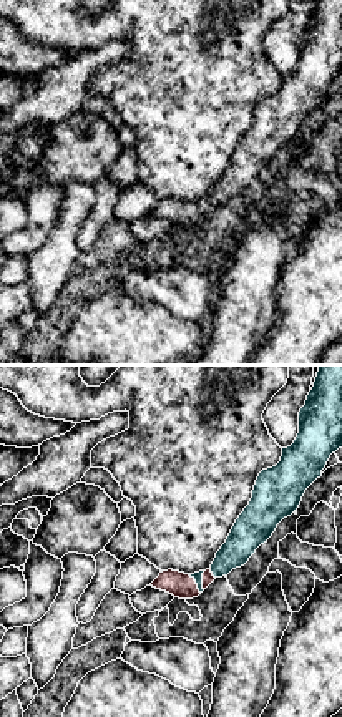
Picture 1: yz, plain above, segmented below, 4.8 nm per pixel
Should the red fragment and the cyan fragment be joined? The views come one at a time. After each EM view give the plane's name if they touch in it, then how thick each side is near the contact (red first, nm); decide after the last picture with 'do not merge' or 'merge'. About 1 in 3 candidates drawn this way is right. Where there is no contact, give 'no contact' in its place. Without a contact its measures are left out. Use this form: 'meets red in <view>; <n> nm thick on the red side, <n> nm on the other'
meets red in yz; 120 nm thick on the red side, 50 nm on the other

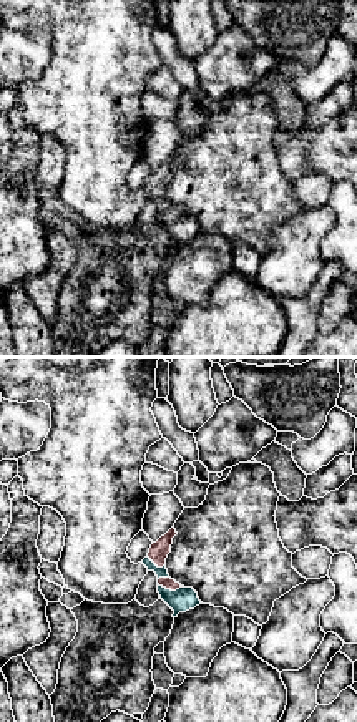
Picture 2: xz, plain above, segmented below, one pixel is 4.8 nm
meets red in xz; 60 nm thick on the red side, 120 nm on the other

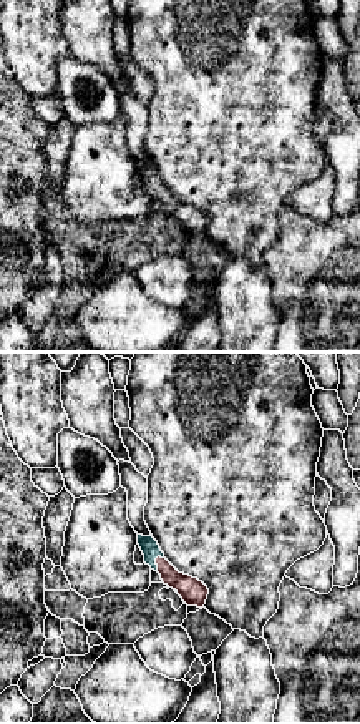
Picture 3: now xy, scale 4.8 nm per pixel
meets red in xy; 130 nm thick on the red side, 90 nm on the other

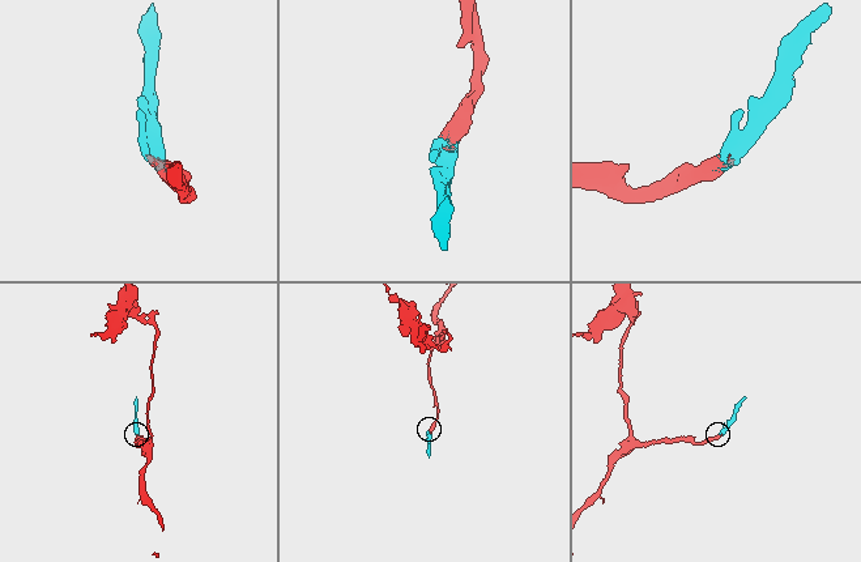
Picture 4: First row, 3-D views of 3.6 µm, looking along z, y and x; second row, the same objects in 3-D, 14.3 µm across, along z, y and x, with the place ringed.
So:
merge

